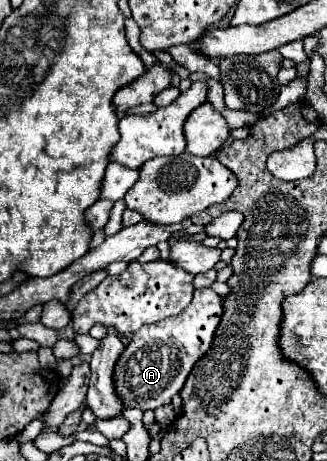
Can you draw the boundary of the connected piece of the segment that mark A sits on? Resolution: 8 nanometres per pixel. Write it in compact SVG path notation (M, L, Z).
M195 289L193 301L175 317L167 317L165 321L159 323L151 323L141 327L129 341L129 345L125 347L125 351L121 353L117 365L115 365L115 389L117 395L121 397L125 407L139 407L143 411L147 409L157 409L161 405L171 403L173 395L177 395L191 371L191 367L205 355L205 351L211 347L215 329L221 321L223 315L223 301L221 297L213 291L213 289Z

